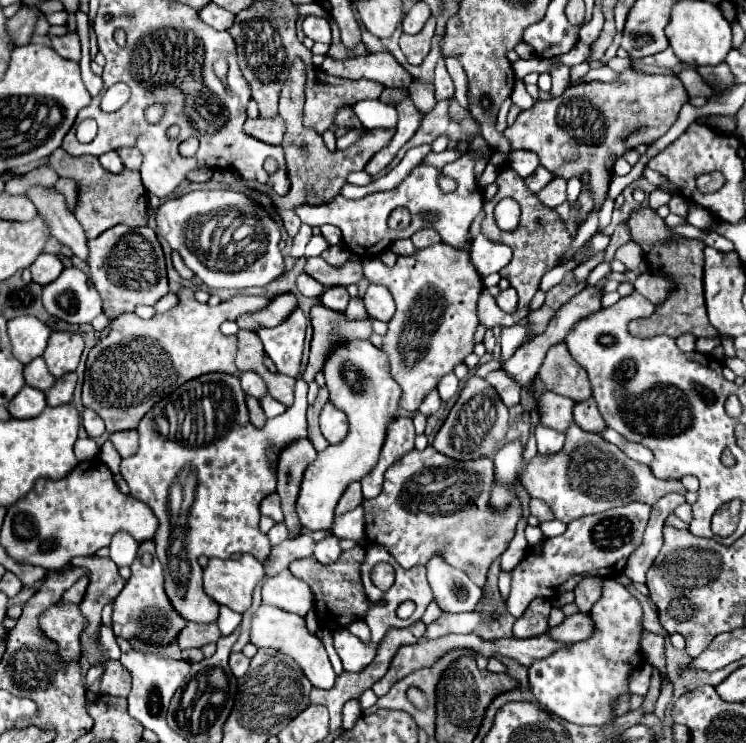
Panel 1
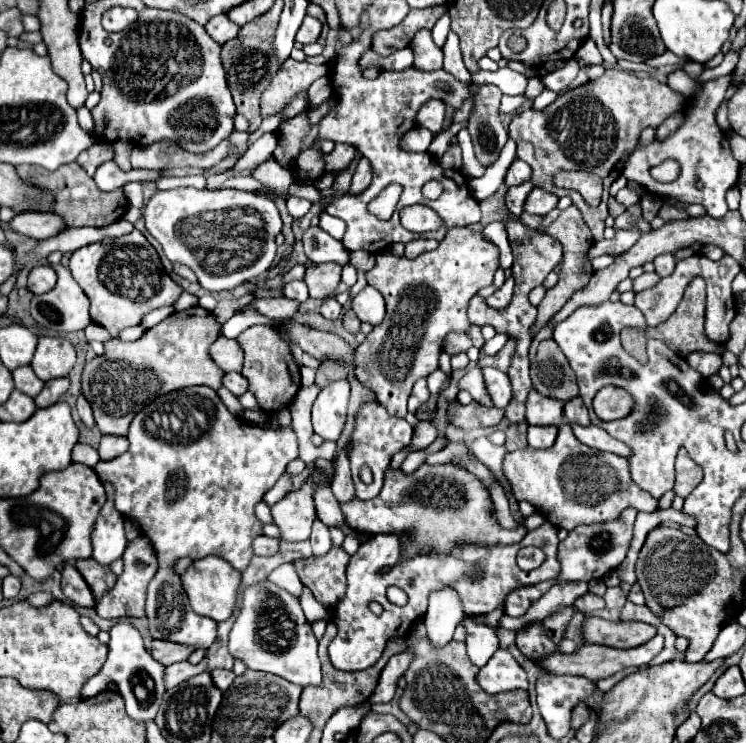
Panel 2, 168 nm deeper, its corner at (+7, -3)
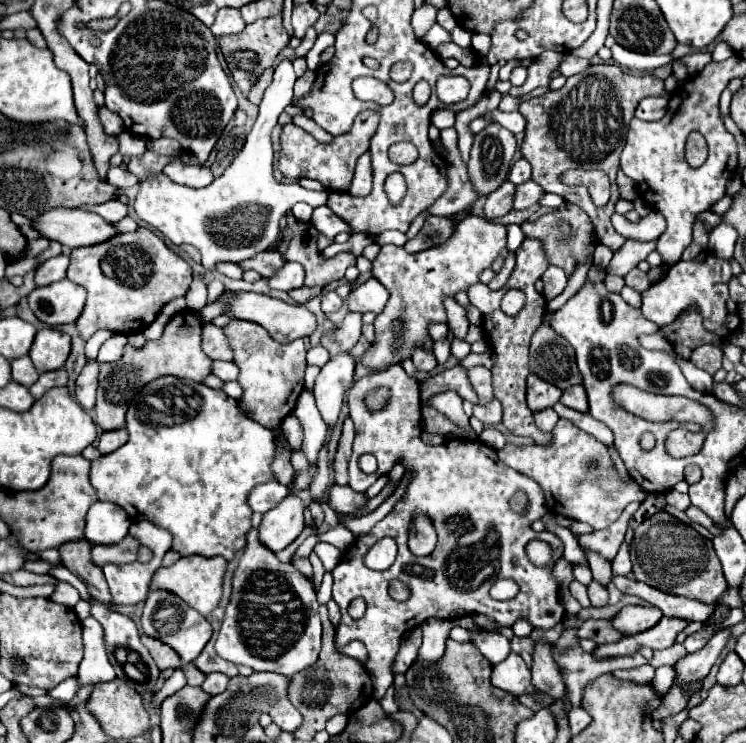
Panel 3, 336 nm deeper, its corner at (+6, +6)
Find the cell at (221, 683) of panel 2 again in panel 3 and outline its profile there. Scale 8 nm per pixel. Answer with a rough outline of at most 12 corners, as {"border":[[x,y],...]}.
{"border":[[213,672],[201,684],[203,692],[215,696],[227,688],[225,674]]}

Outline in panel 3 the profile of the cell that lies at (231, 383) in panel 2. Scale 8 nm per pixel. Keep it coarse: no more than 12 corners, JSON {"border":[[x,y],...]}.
{"border":[[213,362],[211,372],[221,380],[237,380],[233,362]]}

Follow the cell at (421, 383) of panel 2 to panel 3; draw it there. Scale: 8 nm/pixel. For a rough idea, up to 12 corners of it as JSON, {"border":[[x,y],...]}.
{"border":[[417,348],[411,356],[415,368],[431,372],[437,366],[433,352]]}

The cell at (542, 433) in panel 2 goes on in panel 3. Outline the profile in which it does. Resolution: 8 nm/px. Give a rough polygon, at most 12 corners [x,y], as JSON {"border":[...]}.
{"border":[[553,408],[533,414],[543,432],[551,432],[559,420]]}

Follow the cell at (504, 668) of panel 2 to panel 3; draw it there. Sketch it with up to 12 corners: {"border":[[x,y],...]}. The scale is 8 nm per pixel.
{"border":[[515,652],[493,666],[493,686],[539,702],[531,672]]}

